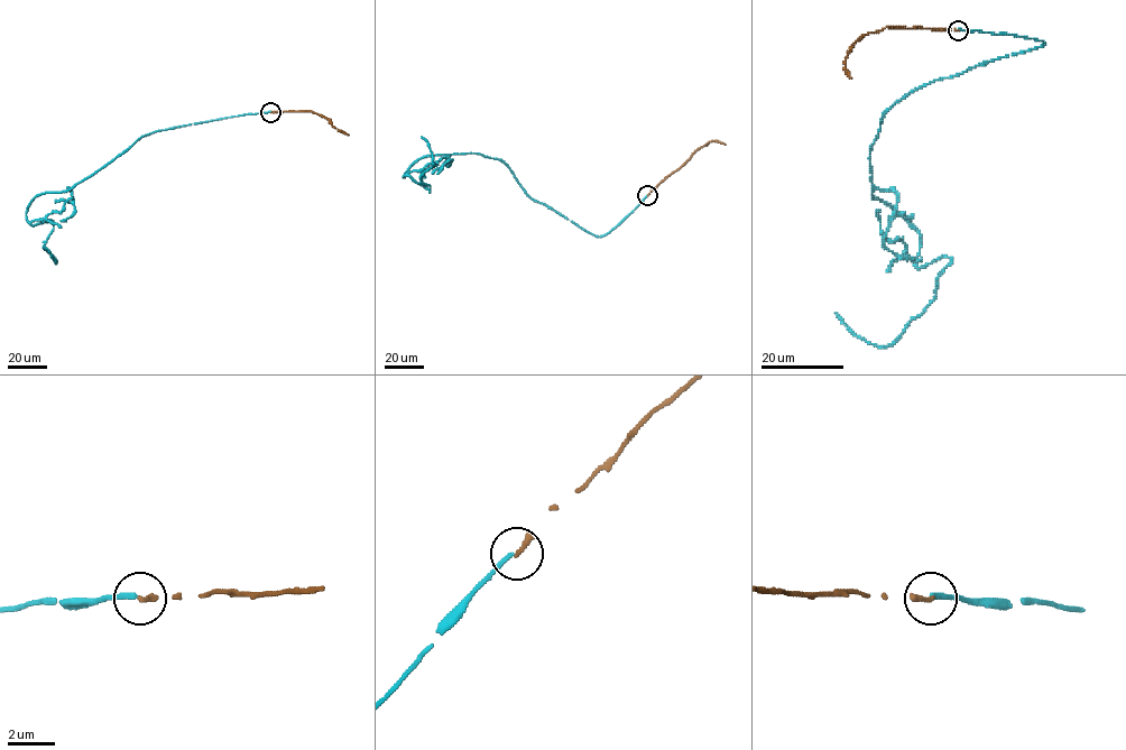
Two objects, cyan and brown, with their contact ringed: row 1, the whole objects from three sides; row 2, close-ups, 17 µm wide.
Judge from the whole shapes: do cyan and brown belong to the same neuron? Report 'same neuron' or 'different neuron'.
different neuron

